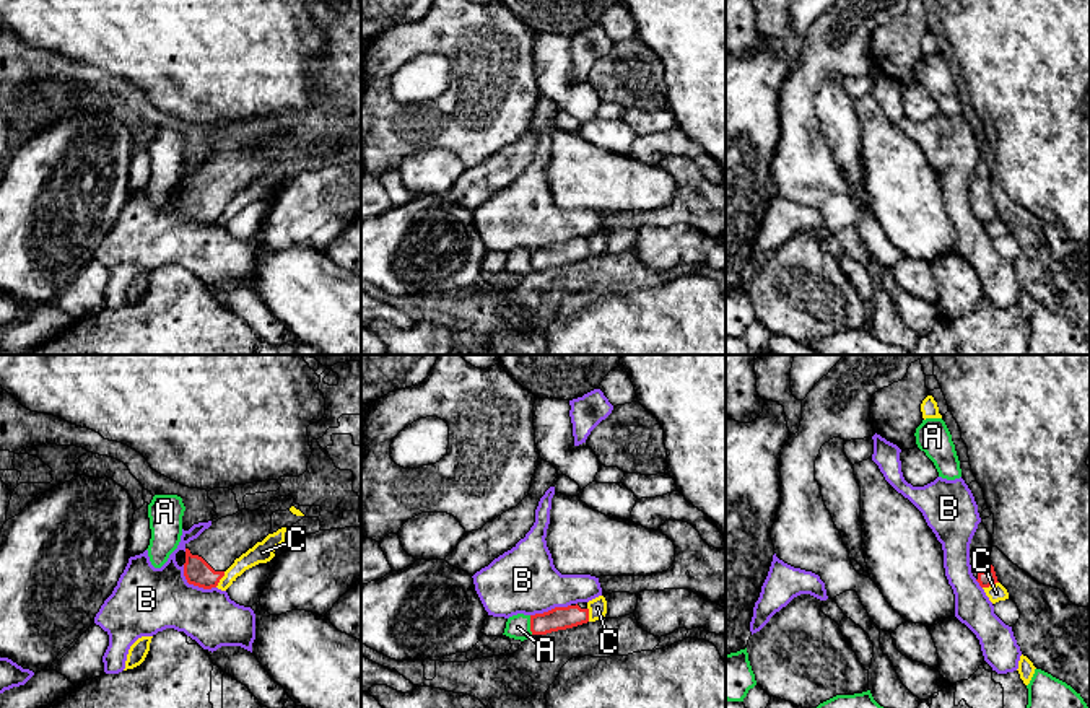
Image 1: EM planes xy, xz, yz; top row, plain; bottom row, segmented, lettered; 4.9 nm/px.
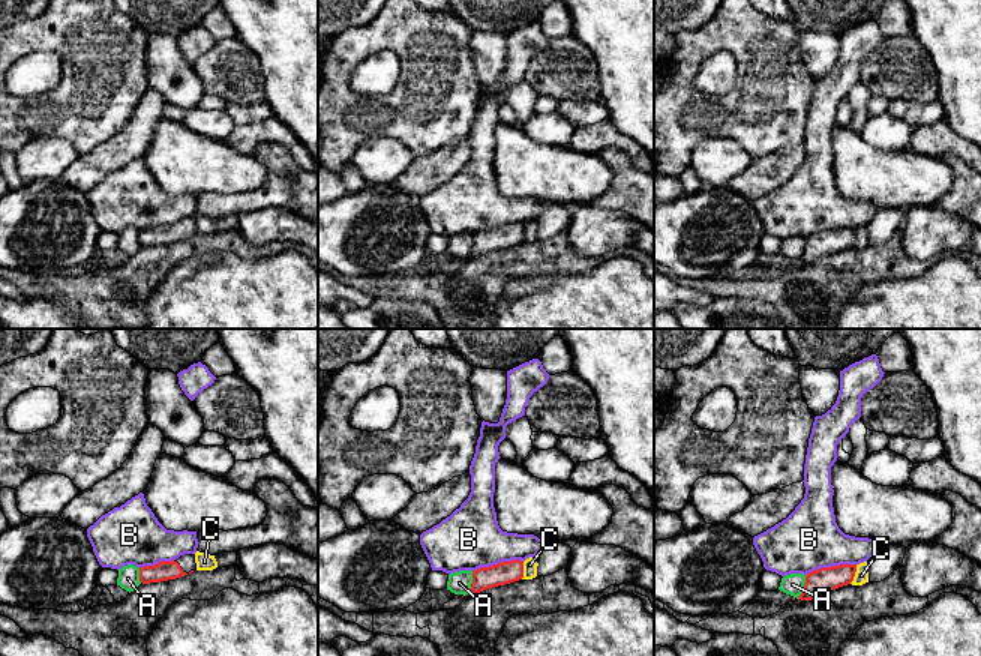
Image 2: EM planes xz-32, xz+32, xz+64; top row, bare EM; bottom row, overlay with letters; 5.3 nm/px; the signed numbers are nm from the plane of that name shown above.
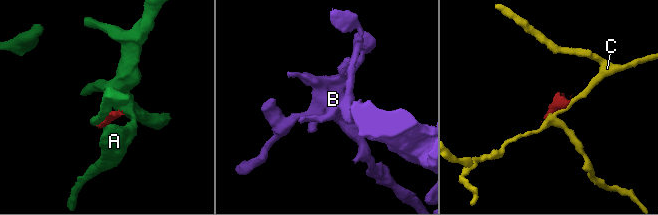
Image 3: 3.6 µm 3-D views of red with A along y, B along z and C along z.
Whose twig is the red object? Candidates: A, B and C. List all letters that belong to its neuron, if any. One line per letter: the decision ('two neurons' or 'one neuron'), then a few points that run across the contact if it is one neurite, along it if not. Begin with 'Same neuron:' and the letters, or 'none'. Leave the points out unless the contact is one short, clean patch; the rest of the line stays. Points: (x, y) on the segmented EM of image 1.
Same neuron: none
A: two neurons
B: two neurons; line xy (183, 565), (183, 575), (189, 583), (215, 588)
C: two neurons; line xy (225, 572), (215, 586)

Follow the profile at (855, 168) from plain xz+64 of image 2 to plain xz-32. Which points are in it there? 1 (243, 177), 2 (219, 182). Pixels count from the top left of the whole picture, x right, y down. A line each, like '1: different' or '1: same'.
1: same
2: same

